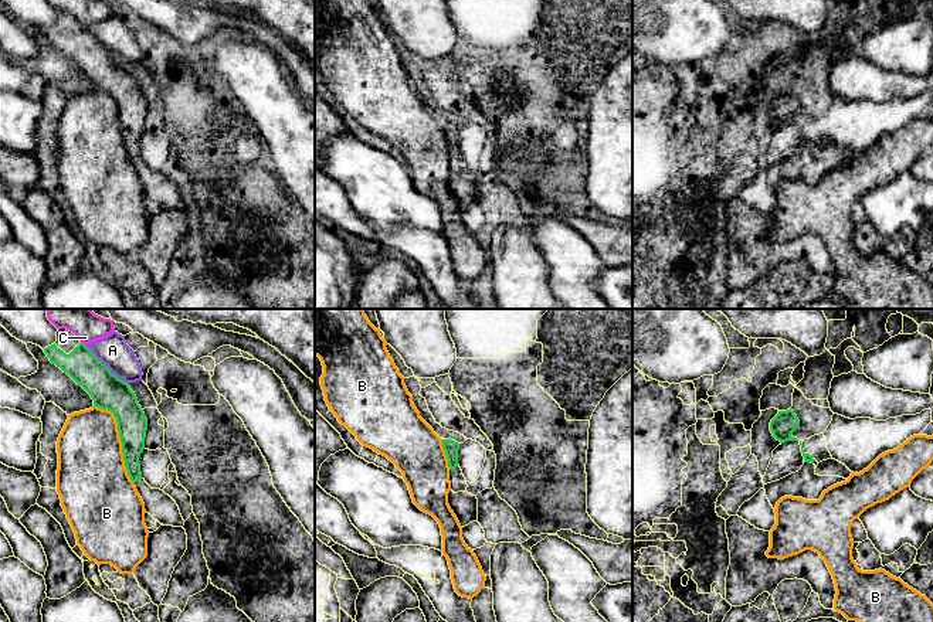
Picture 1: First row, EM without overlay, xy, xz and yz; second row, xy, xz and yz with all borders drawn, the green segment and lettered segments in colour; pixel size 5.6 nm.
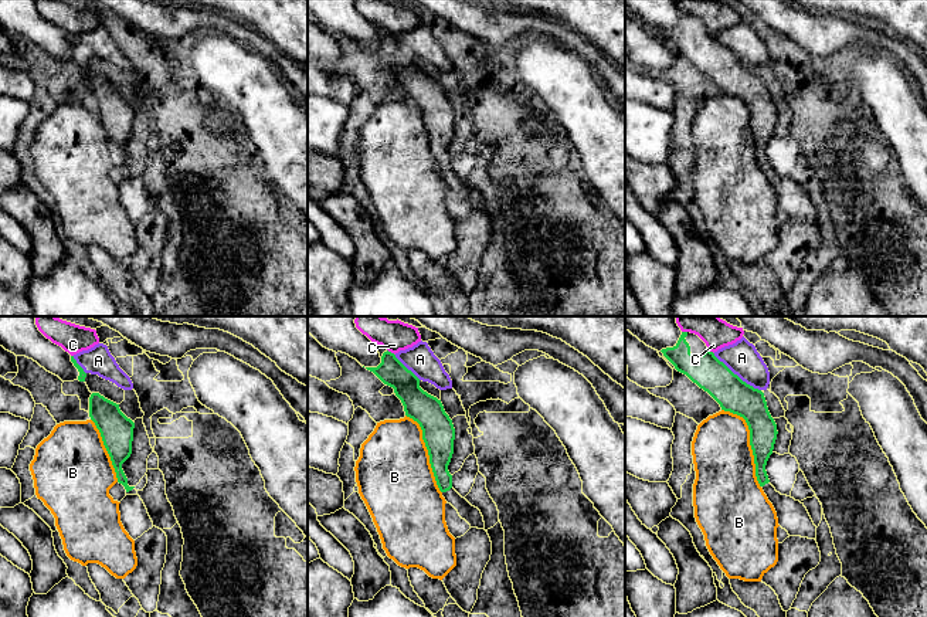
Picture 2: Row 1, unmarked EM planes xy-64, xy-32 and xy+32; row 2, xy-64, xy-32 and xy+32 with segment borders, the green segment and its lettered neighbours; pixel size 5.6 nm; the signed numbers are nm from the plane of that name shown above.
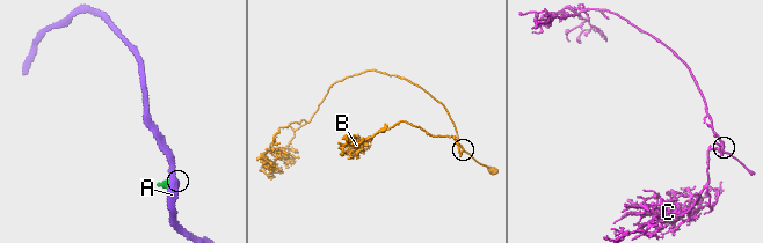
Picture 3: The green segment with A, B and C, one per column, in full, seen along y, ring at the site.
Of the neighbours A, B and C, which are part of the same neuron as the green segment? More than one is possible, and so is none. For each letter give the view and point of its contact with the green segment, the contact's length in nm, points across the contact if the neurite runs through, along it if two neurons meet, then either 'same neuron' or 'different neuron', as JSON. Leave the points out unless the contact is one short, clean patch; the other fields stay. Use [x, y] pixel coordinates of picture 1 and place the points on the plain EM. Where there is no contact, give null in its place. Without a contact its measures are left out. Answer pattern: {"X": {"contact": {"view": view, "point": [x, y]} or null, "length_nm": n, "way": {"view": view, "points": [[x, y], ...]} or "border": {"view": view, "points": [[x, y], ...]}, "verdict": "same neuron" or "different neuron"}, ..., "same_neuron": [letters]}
{"A": {"contact": {"view": "xy", "point": [107, 50]}, "length_nm": 340, "border": {"view": "xy", "points": [[85, 29], [128, 67]]}, "verdict": "different neuron"}, "B": {"contact": {"view": "xy", "point": [121, 122]}, "length_nm": 500, "verdict": "different neuron"}, "C": {"contact": {"view": "xy", "point": [84, 27]}, "length_nm": 40, "border": {"view": "xy", "points": [[81, 24], [85, 29]]}, "verdict": "different neuron"}, "same_neuron": []}

